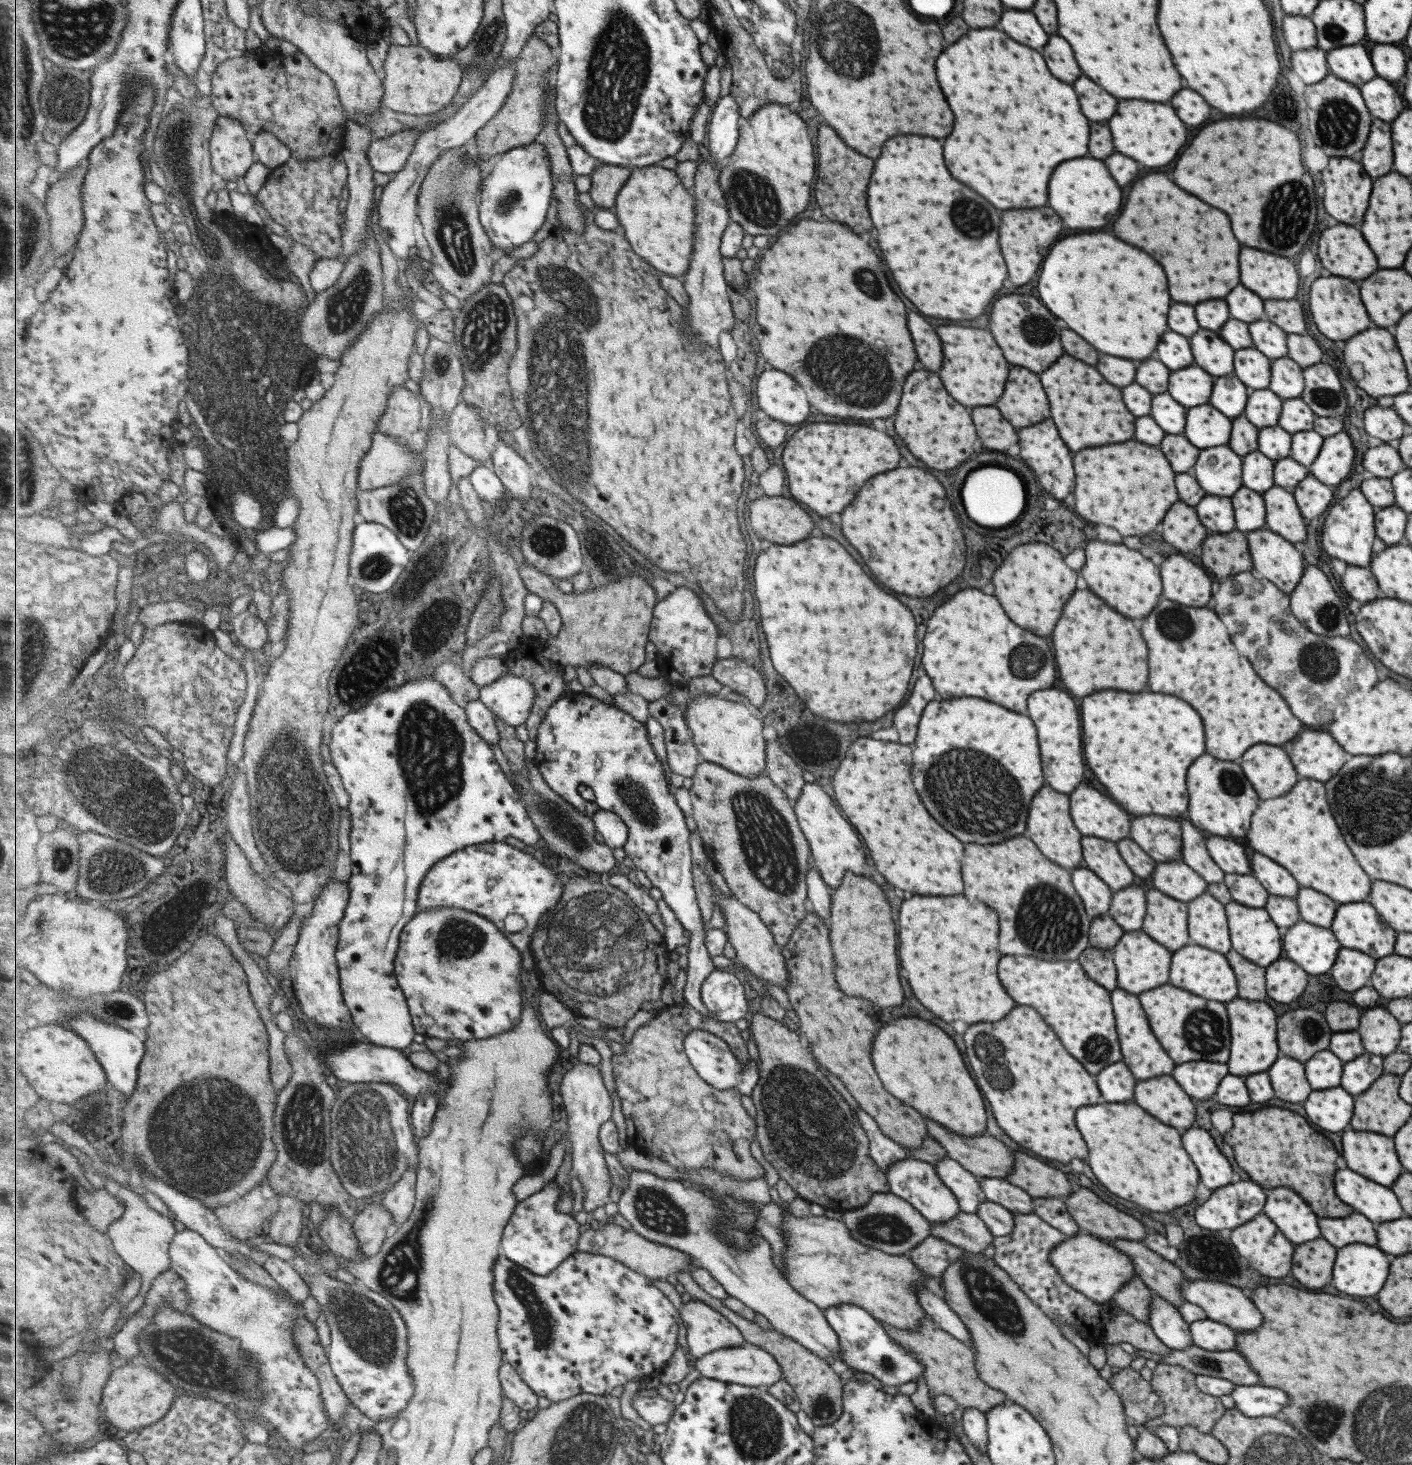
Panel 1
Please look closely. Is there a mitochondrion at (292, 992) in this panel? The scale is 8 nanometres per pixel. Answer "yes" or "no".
no

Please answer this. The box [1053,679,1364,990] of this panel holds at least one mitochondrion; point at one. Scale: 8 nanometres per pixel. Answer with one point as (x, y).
(1232, 784)

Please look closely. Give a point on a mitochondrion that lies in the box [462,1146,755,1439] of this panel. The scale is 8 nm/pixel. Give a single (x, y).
(544, 1332)

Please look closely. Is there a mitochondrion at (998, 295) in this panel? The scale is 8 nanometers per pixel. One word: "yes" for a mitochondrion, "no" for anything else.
no

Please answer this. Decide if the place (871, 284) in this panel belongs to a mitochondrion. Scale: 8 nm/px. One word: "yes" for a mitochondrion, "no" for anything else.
yes

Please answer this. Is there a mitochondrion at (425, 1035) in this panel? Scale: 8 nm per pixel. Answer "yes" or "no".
no

